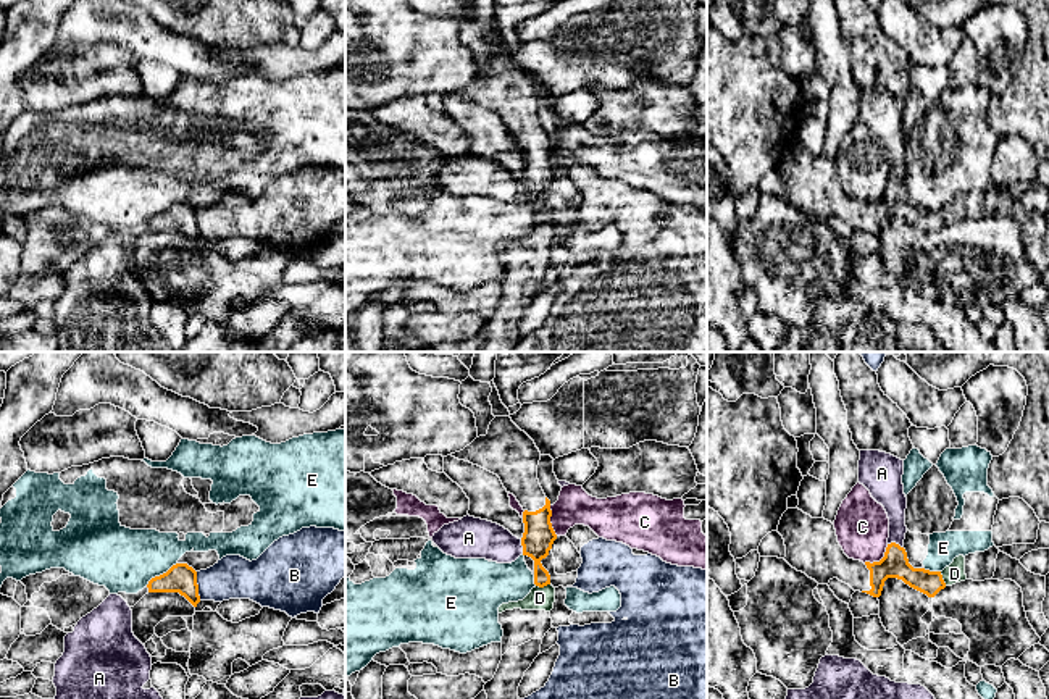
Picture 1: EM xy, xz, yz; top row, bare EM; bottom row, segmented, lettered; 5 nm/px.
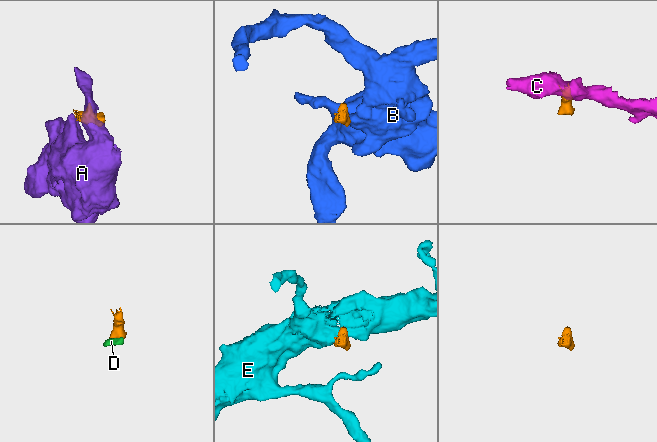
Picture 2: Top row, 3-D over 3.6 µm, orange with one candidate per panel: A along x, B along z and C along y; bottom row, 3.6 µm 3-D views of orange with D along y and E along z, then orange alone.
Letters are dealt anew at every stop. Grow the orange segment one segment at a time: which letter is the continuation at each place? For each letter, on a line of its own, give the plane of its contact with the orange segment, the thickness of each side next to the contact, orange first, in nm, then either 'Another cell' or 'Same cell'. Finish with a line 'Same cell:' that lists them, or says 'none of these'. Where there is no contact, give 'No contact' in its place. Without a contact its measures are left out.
A: Touches orange in yz. Thickness 140 nm (orange) against 140 nm. Another cell
B: Touches orange in xy. Thickness 150 nm (orange) against 220 nm. Another cell
C: Touches orange in yz. Thickness 140 nm (orange) against 280 nm. Another cell
D: Touches orange in xz. Thickness 160 nm (orange) against 110 nm. Same cell
E: Touches orange in xy. Thickness 150 nm (orange) against 320 nm. Another cell
Same cell: D

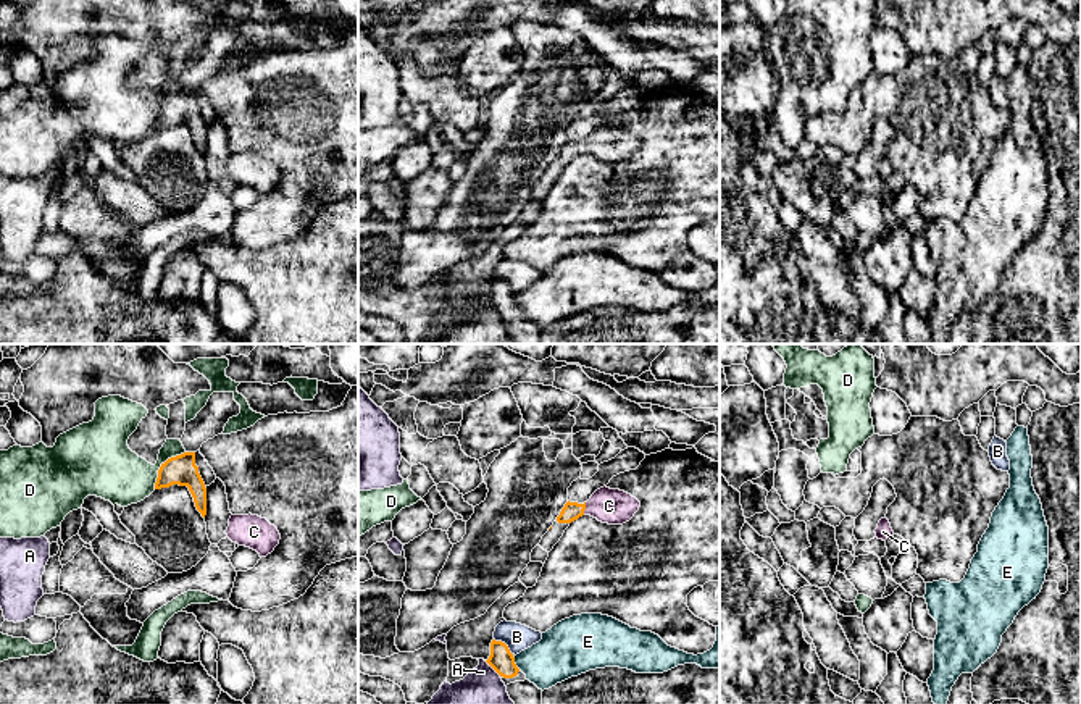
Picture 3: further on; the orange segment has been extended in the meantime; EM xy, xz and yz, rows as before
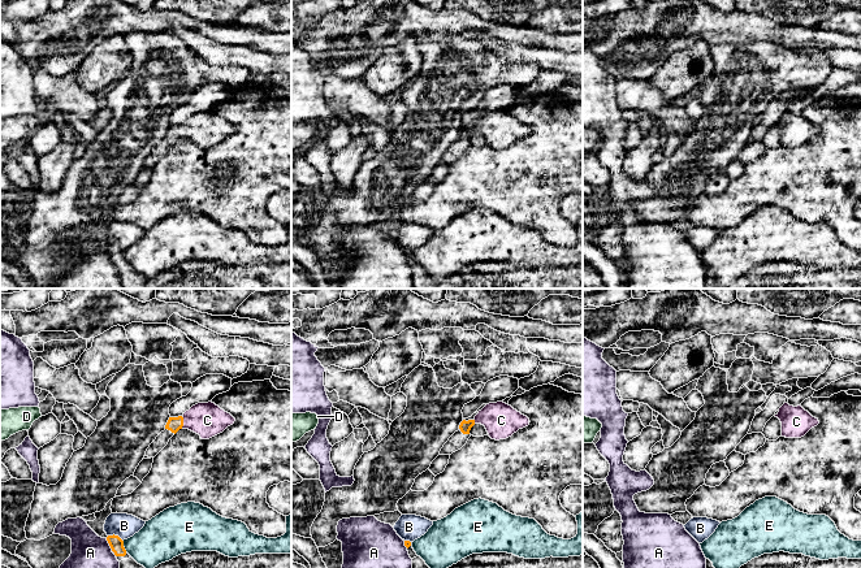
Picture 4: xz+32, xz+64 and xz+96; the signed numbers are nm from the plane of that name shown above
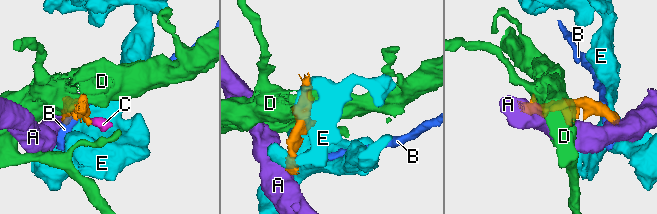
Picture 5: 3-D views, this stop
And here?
A: Touches orange in xz. Thickness 120 nm (orange) against 300 nm. Another cell
B: Touches orange in xz. Thickness 120 nm (orange) against 140 nm. Another cell
C: Touches orange in xz. Thickness 90 nm (orange) against 180 nm. Same cell
D: Touches orange in xy. Thickness 150 nm (orange) against 280 nm. Another cell
E: Touches orange in xz. Thickness 120 nm (orange) against 260 nm. Another cell
Same cell: C

